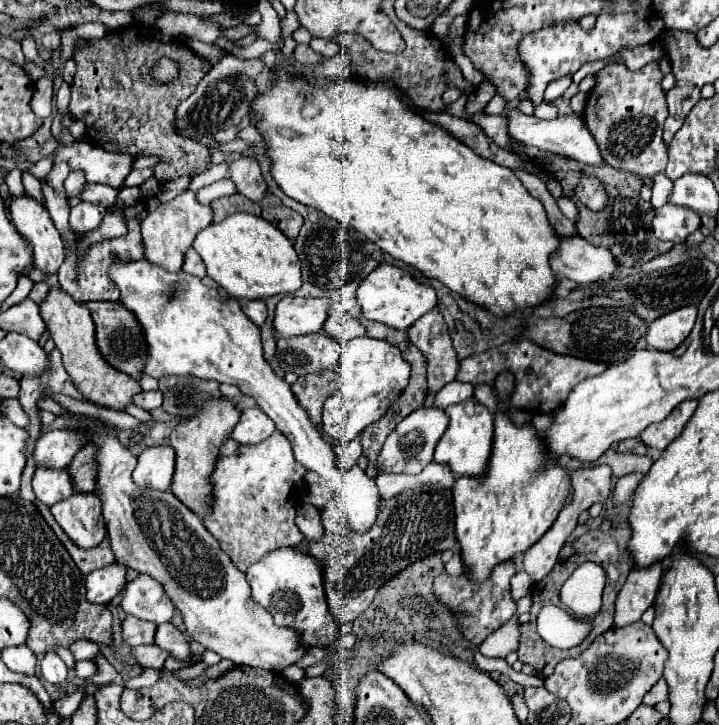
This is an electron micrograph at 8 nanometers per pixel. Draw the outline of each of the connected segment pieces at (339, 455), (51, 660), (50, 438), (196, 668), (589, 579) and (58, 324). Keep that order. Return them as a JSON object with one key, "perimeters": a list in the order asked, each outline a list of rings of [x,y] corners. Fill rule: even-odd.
{"perimeters":[[[[356,437],[352,443],[348,443],[348,445],[340,445],[340,443],[336,443],[334,447],[332,447],[332,451],[334,451],[334,455],[336,455],[336,467],[340,469],[340,471],[350,471],[354,465],[358,465],[358,459],[360,459],[360,455],[362,455],[362,451],[360,451],[360,439]]],[[[48,653],[46,657],[40,659],[40,669],[42,669],[42,677],[48,683],[54,685],[62,685],[66,681],[68,675],[68,667],[64,665],[64,661],[56,655],[56,653]]],[[[68,429],[48,431],[36,441],[32,453],[34,465],[46,469],[64,469],[72,461],[72,455],[76,455],[76,451],[86,445],[86,439],[86,435],[72,433]]],[[[200,661],[190,667],[174,671],[173,673],[175,677],[178,677],[182,680],[190,680],[200,676],[207,669],[207,667],[208,666],[206,664]]],[[[582,563],[562,585],[560,601],[576,619],[592,619],[602,605],[606,573],[596,563]]],[[[60,287],[50,289],[46,299],[38,307],[40,307],[42,319],[46,321],[50,337],[54,339],[58,351],[62,353],[62,363],[64,363],[68,375],[72,377],[72,383],[76,385],[76,389],[84,395],[84,399],[88,399],[90,403],[100,405],[100,407],[126,411],[126,407],[132,403],[132,397],[136,393],[140,393],[142,387],[138,385],[136,379],[110,367],[104,361],[104,357],[98,351],[98,345],[96,345],[96,331],[94,331],[90,311],[84,305],[76,303],[72,299],[72,295],[62,291]]]]}

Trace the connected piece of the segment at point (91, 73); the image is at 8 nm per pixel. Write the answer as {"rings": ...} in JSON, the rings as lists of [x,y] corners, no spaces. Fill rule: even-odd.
{"rings":[[[132,23],[108,31],[102,39],[88,39],[86,47],[74,53],[76,77],[70,85],[70,113],[86,123],[86,135],[94,145],[106,151],[130,155],[158,155],[162,161],[154,167],[160,183],[178,177],[194,177],[210,167],[210,149],[174,133],[176,107],[196,91],[200,79],[212,69],[212,63],[198,57],[178,37],[164,35],[154,25]],[[160,59],[178,63],[178,77],[172,83],[152,83],[152,65]]]}

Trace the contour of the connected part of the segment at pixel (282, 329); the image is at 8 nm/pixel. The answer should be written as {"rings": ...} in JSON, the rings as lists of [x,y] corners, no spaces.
{"rings":[[[284,297],[274,315],[274,333],[276,337],[298,337],[318,333],[328,317],[328,299],[302,299],[302,297]]]}

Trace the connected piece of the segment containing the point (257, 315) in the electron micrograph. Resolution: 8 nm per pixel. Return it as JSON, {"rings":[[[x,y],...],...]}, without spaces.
{"rings":[[[242,301],[242,311],[256,325],[262,325],[266,321],[266,303],[264,301]]]}

